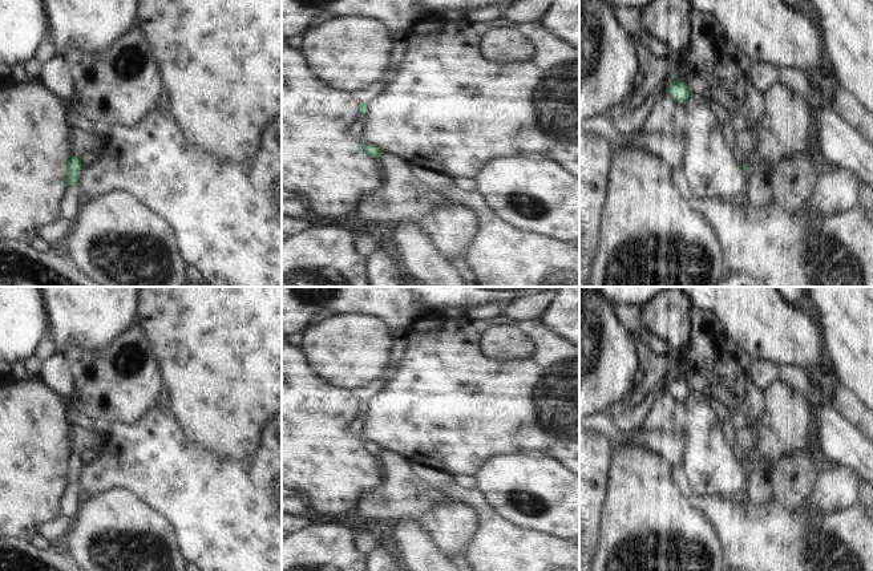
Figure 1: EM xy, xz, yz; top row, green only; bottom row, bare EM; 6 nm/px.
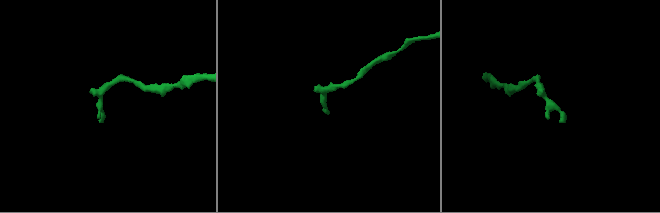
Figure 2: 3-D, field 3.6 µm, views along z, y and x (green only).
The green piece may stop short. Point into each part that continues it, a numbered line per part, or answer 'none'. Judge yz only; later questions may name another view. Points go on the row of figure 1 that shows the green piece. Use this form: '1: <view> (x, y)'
none

